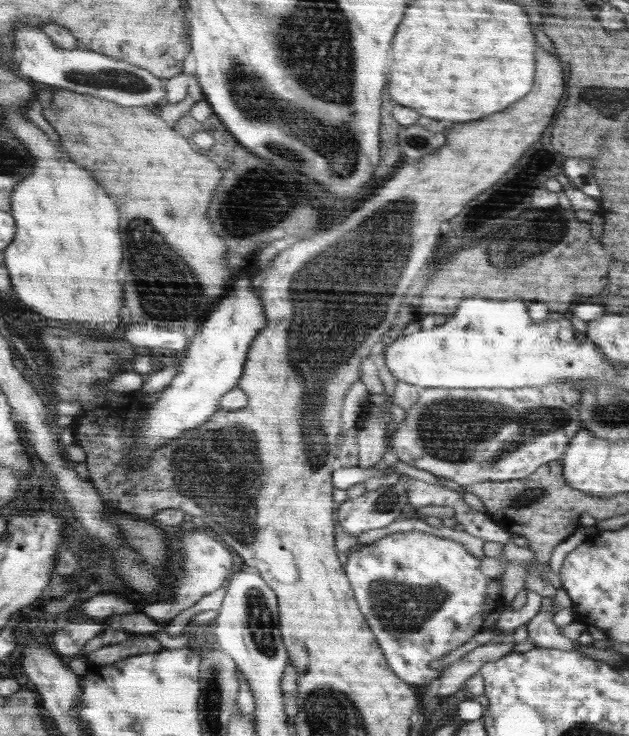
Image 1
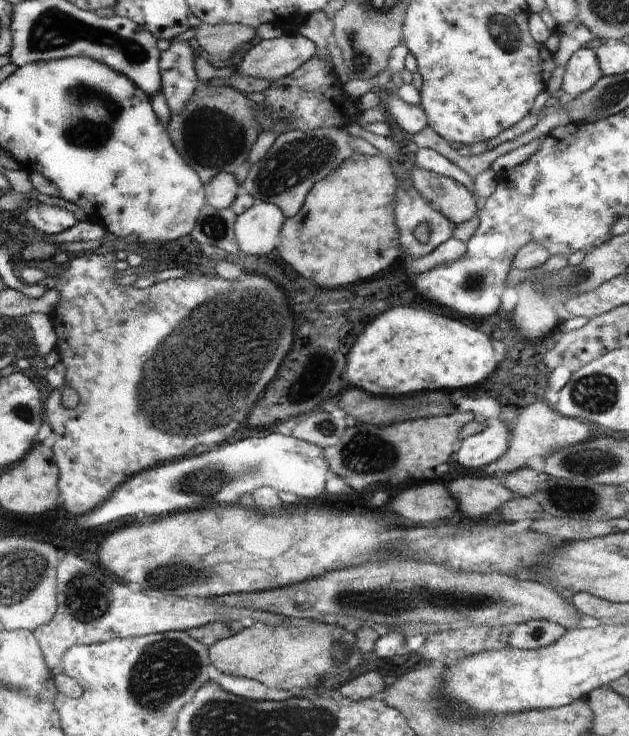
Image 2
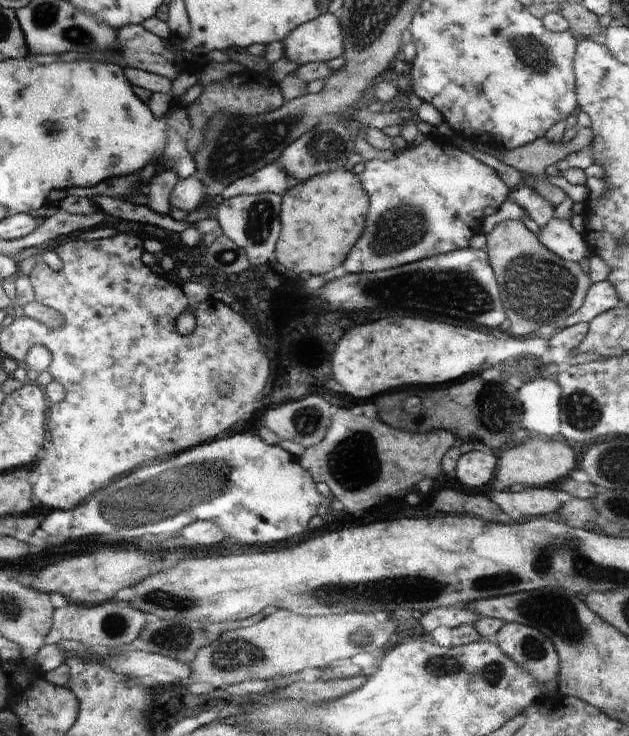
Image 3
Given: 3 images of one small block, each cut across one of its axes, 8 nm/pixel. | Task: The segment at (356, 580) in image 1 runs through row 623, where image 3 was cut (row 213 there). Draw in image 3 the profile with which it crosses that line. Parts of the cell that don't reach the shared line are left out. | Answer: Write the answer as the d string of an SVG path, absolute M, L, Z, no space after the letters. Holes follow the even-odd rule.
M427 137L422 144L414 148L407 146L405 149L405 152L392 160L367 160L364 170L357 174L364 192L368 194L368 214L358 242L350 250L350 256L341 264L346 273L348 270L352 274L358 274L394 269L434 255L468 248L472 236L476 234L476 226L484 220L484 210L498 209L508 198L510 190L502 182L498 172L451 141Z

